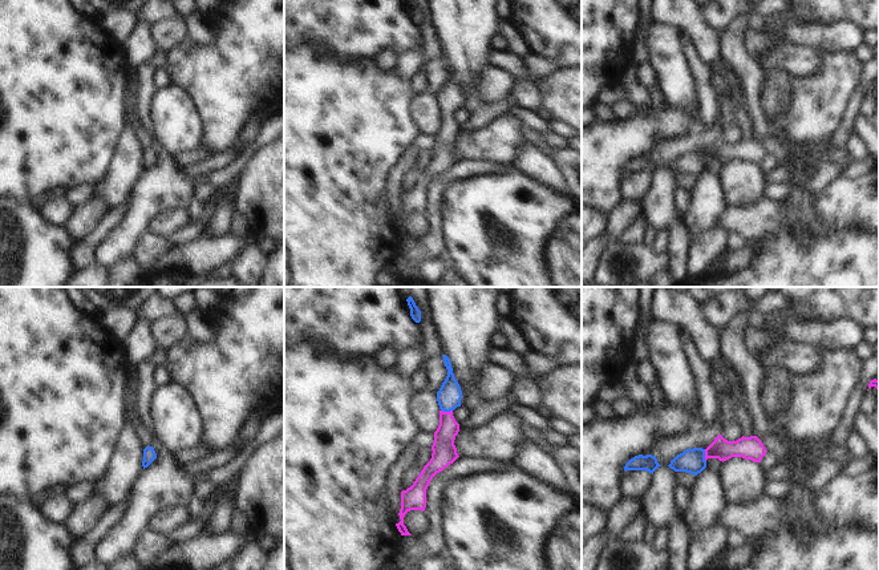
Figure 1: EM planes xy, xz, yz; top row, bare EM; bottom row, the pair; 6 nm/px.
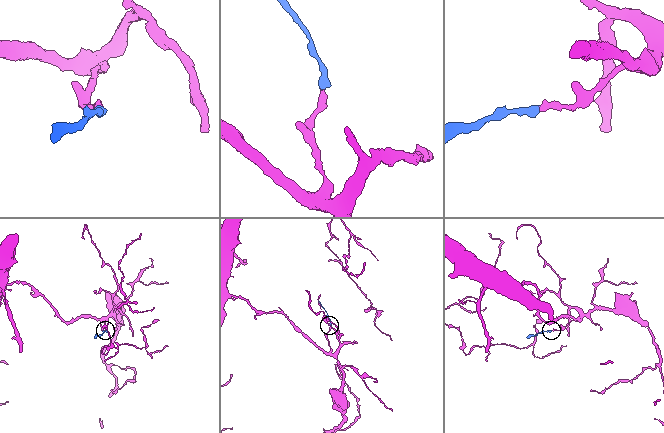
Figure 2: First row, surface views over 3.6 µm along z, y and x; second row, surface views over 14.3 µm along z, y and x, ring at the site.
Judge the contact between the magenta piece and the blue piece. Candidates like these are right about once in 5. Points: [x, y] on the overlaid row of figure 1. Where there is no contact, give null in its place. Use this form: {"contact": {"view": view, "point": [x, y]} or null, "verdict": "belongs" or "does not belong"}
{"contact": {"view": "yz", "point": [705, 456]}, "verdict": "belongs"}

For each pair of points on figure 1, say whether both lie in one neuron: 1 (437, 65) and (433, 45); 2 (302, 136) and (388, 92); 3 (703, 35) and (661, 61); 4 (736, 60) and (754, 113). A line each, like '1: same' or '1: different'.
1: different
2: same
3: different
4: same

